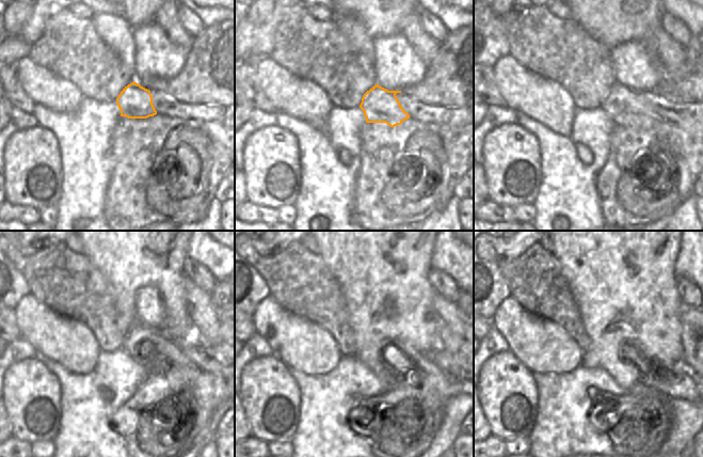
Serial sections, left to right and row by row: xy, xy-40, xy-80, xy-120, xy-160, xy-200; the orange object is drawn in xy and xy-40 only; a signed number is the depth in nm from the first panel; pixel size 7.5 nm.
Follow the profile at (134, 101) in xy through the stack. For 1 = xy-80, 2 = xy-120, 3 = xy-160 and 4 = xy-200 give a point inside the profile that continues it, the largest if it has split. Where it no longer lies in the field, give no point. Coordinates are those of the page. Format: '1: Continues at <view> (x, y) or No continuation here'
1: Continues at xy-80 (625, 107)
2: Continues at xy-120 (165, 352)
3: Continues at xy-160 (428, 377)
4: Continues at xy-200 (672, 381)

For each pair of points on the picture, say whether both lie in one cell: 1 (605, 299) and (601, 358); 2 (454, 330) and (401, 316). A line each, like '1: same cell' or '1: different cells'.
1: same cell
2: different cells

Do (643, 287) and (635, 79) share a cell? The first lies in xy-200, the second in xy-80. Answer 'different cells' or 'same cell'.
different cells

